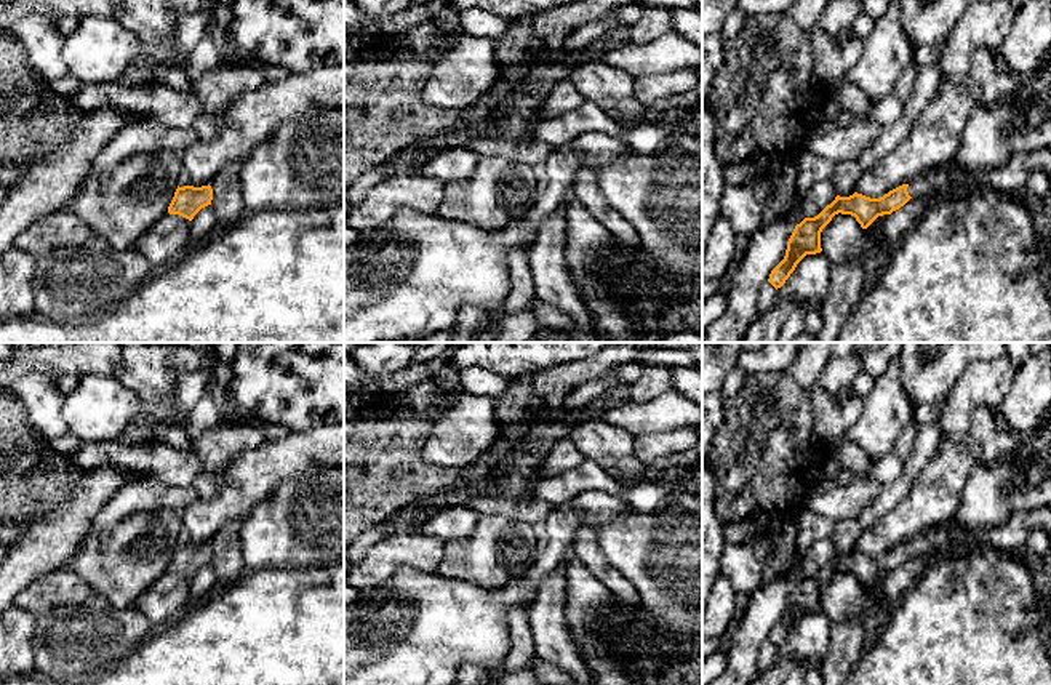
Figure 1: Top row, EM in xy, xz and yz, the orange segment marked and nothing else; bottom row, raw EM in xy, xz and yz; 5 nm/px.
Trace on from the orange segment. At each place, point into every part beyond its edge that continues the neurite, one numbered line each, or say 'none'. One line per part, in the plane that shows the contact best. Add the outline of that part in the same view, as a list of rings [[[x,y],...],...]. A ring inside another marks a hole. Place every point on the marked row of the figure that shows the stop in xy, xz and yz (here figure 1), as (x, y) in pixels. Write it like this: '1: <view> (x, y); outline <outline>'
1: yz (1011, 178); outline [[[1051,147],[1016,154],[1003,166],[989,171],[950,168],[925,174],[909,182],[907,192],[912,198],[929,195],[939,200],[971,190],[992,189],[1014,197],[1027,189],[1027,179],[1035,171],[1051,178]]]

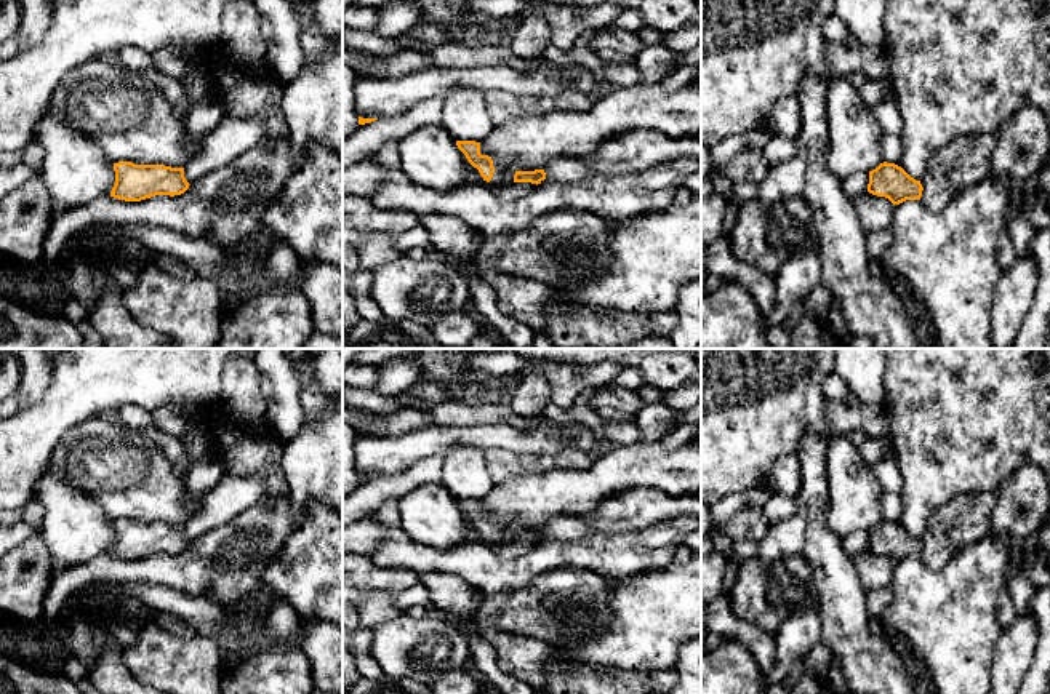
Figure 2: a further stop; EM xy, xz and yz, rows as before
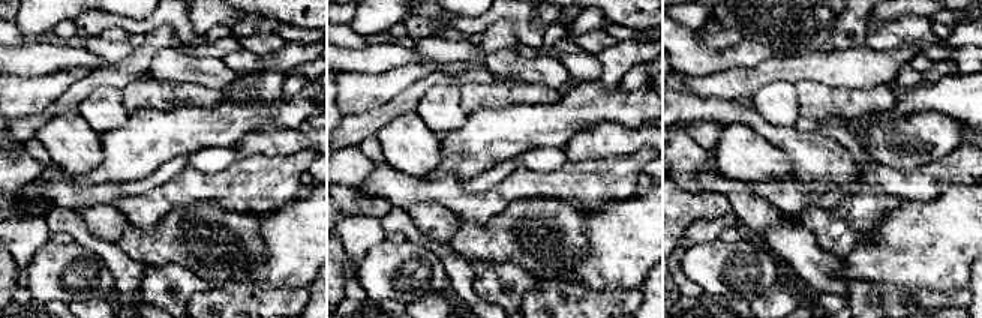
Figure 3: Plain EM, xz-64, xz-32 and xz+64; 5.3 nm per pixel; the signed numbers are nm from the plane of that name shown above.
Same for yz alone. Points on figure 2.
1: yz (964, 162); outline [[[970,134],[951,141],[930,163],[920,181],[920,201],[930,211],[941,211],[965,187],[976,185],[991,174],[997,134]]]

